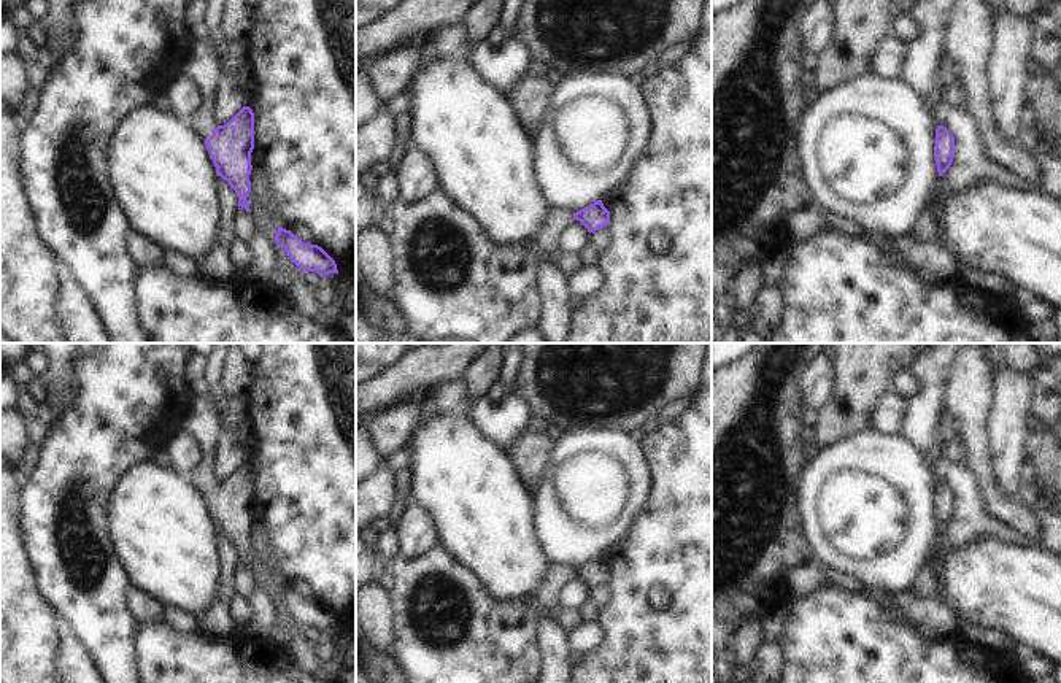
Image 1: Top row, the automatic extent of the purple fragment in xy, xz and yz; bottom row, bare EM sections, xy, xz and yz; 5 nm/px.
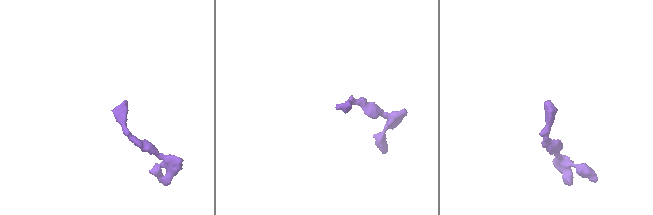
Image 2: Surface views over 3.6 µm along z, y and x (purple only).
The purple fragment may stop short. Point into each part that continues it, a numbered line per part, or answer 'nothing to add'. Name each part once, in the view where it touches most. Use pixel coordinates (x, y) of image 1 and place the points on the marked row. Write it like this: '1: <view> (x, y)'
1: xy (202, 67)

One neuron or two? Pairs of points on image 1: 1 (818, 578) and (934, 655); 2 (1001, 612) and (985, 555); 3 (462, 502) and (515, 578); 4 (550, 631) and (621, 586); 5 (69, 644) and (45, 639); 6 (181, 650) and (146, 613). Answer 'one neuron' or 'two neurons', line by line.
1: two neurons
2: one neuron
3: one neuron
4: two neurons
5: two neurons
6: two neurons

